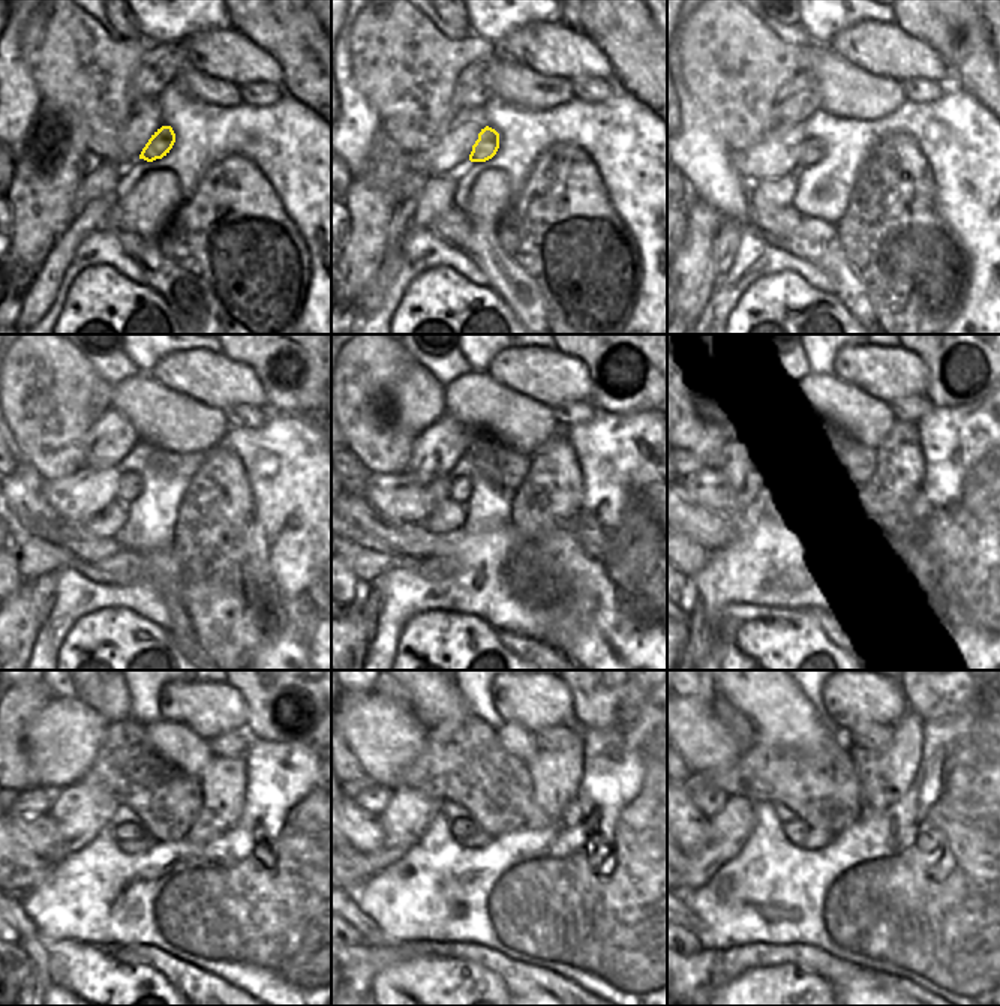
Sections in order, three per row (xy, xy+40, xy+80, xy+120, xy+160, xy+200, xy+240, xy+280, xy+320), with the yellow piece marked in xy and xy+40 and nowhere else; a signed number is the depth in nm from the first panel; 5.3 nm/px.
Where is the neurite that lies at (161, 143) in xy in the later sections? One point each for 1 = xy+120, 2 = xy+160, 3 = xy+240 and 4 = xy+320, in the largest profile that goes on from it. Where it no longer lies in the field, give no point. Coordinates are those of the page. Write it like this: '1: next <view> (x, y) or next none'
1: next xy+120 (131, 485)
2: next xy+160 (461, 488)
3: next xy+240 (125, 831)
4: next xy+320 (798, 831)

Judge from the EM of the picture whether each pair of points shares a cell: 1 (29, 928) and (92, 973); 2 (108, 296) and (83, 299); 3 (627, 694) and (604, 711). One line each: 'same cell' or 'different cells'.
1: different cells
2: same cell
3: same cell

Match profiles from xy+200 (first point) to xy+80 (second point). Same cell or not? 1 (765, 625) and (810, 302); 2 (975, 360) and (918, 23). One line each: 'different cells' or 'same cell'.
1: same cell
2: same cell

